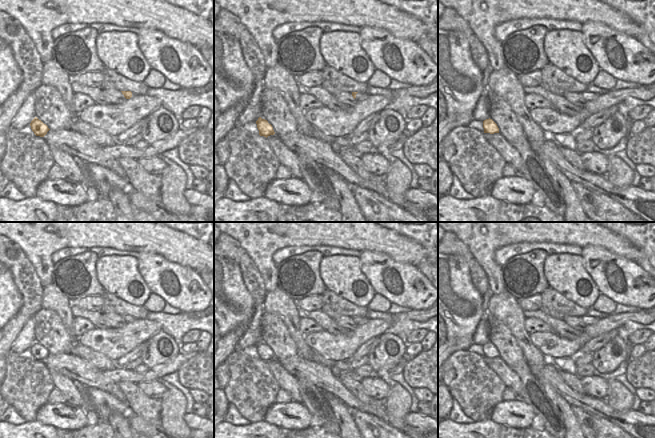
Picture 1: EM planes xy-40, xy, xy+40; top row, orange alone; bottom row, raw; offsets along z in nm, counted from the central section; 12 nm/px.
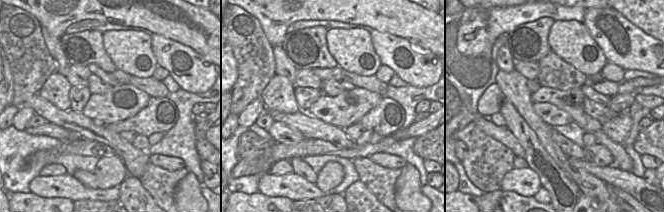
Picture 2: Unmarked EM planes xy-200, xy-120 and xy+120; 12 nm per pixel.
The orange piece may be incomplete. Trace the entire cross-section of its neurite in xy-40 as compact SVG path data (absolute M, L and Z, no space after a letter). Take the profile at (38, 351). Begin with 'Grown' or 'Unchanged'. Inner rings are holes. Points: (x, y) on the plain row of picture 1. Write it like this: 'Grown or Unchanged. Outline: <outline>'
Unchanged. Outline: M35 341L30 347L31 353L36 360L44 361L50 354L46 348Z

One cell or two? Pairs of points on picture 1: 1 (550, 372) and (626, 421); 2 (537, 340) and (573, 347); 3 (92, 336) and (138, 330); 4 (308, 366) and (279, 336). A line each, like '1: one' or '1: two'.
1: one
2: one
3: one
4: two

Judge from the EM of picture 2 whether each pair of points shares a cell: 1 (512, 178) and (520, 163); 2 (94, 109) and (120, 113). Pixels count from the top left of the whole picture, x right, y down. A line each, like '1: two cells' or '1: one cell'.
1: two cells
2: one cell

